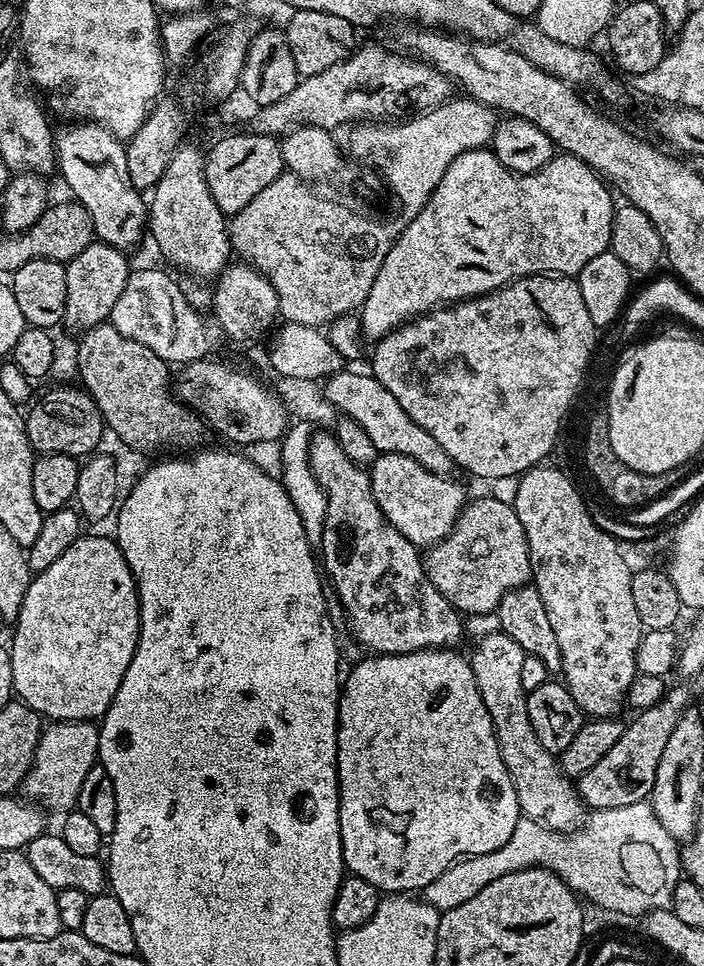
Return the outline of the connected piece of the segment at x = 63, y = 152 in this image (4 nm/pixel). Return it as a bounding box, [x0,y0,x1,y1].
[55,122,148,250]

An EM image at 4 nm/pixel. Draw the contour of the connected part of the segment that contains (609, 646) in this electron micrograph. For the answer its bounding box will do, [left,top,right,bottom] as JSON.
[514,466,646,718]

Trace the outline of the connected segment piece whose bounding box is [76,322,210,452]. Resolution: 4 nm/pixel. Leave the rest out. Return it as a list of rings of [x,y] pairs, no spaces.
[[[110,322],[94,326],[79,340],[76,348],[79,383],[98,406],[111,435],[113,432],[126,447],[140,452],[160,452],[163,448],[196,450],[203,445],[200,443],[204,435],[210,432],[208,425],[170,391],[170,365],[158,358],[150,346],[118,334]]]

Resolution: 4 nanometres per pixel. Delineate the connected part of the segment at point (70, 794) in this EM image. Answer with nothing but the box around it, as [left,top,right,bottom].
[22,721,100,812]

